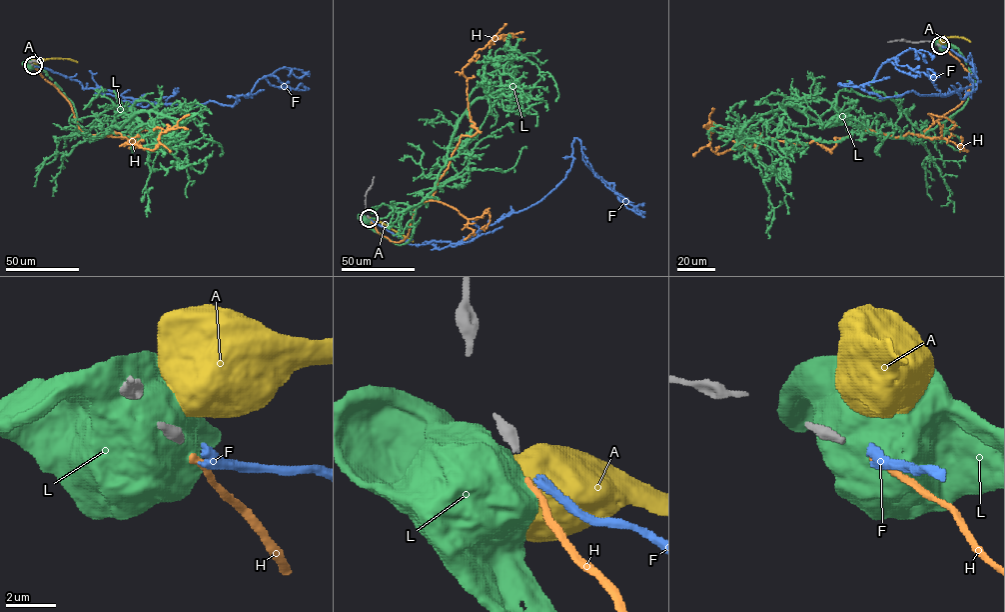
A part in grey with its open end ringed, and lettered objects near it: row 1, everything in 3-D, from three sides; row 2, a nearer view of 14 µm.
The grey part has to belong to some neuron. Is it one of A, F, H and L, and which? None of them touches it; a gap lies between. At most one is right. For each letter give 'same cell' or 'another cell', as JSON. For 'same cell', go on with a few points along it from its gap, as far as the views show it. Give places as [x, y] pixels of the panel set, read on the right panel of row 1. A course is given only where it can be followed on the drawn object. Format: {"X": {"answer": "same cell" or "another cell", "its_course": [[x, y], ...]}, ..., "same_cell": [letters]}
{"A": {"answer": "another cell"}, "F": {"answer": "another cell"}, "H": {"answer": "same cell", "its_course": [[942, 46], [971, 85], [922, 134], [852, 132], [830, 149], [769, 138], [719, 154], [709, 146], [712, 108]]}, "L": {"answer": "another cell"}, "same_cell": ["H"]}

